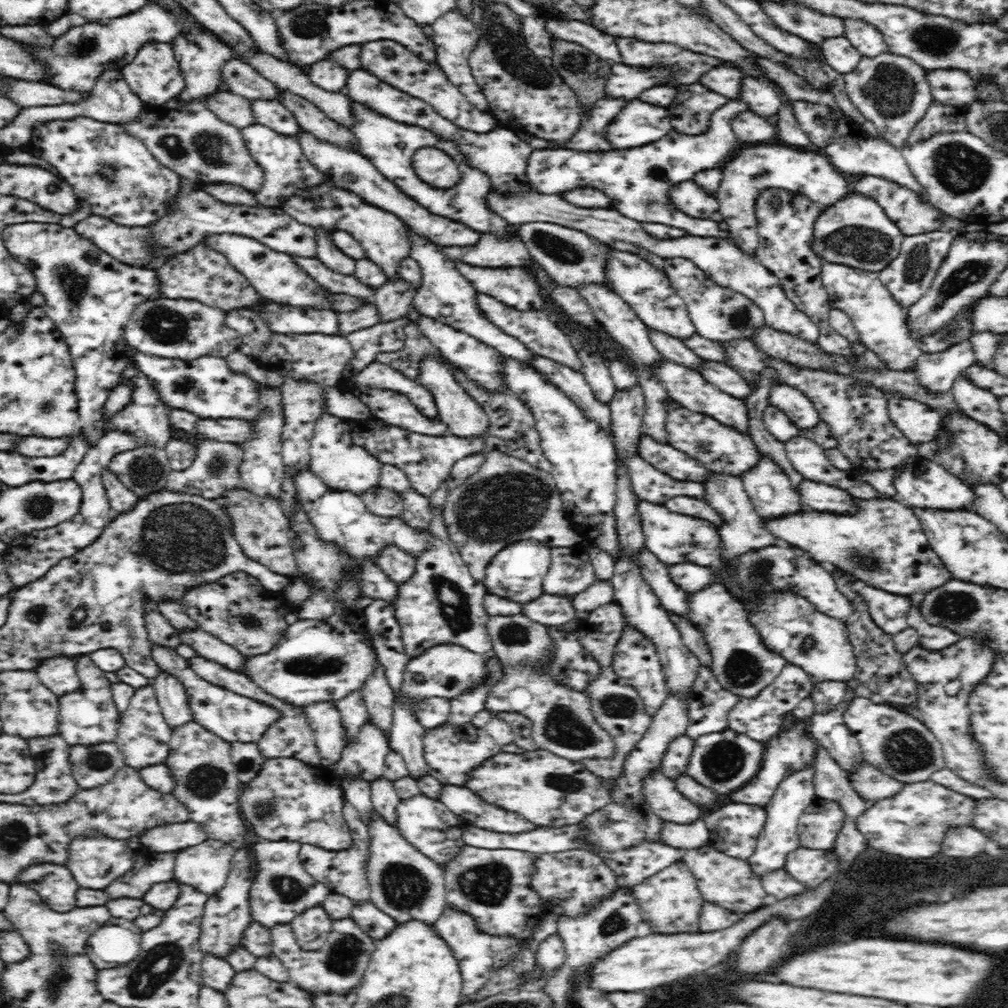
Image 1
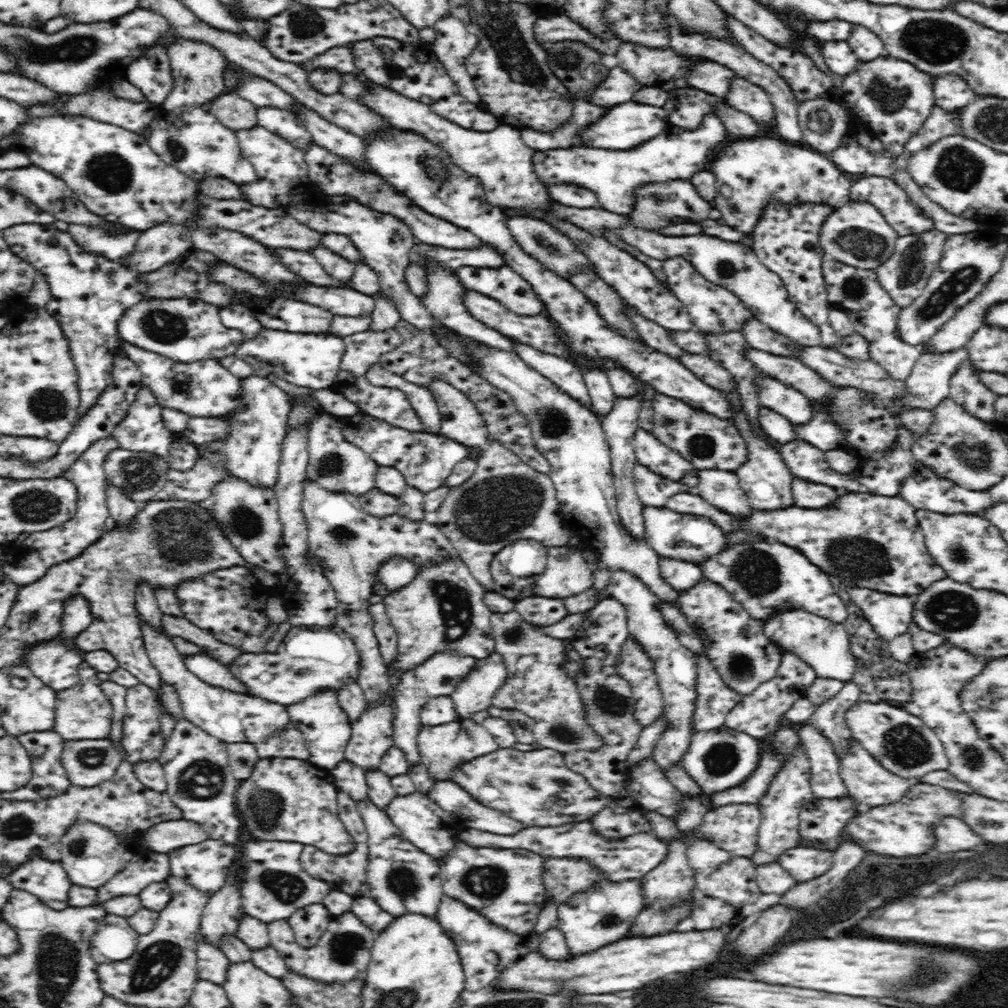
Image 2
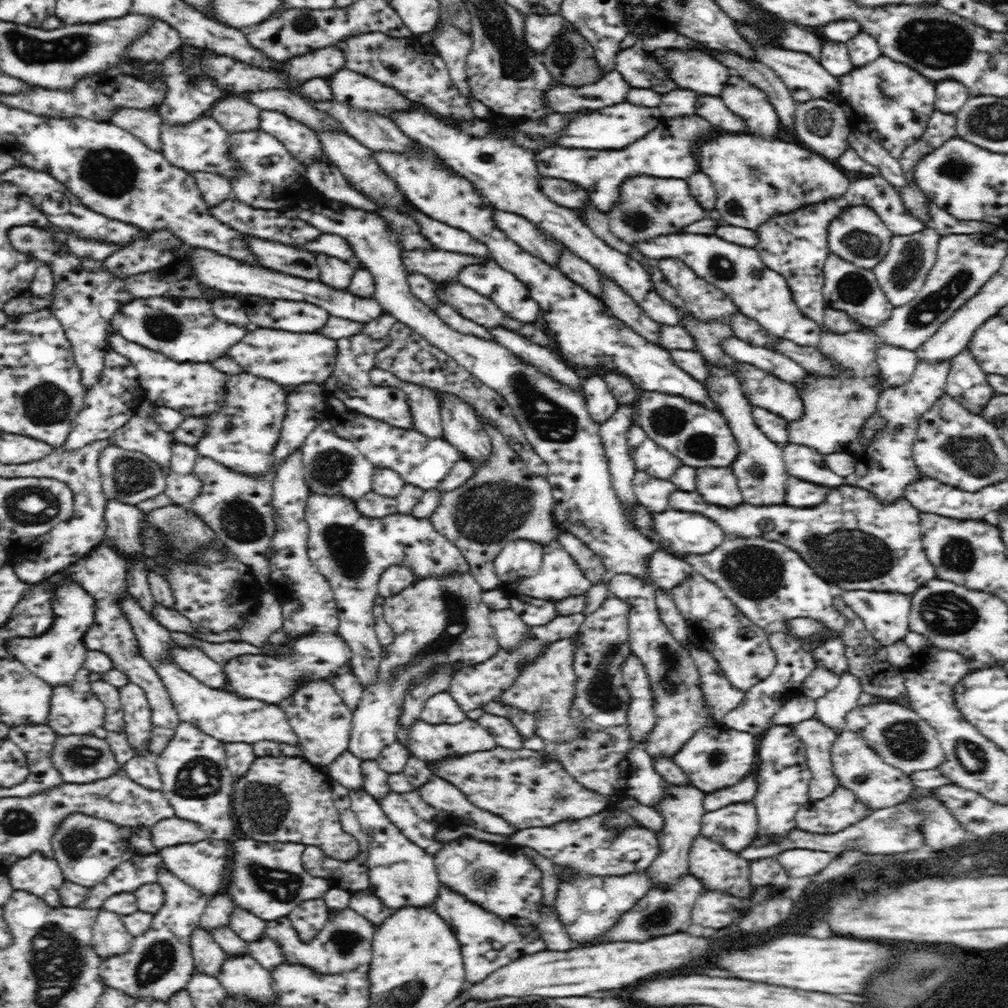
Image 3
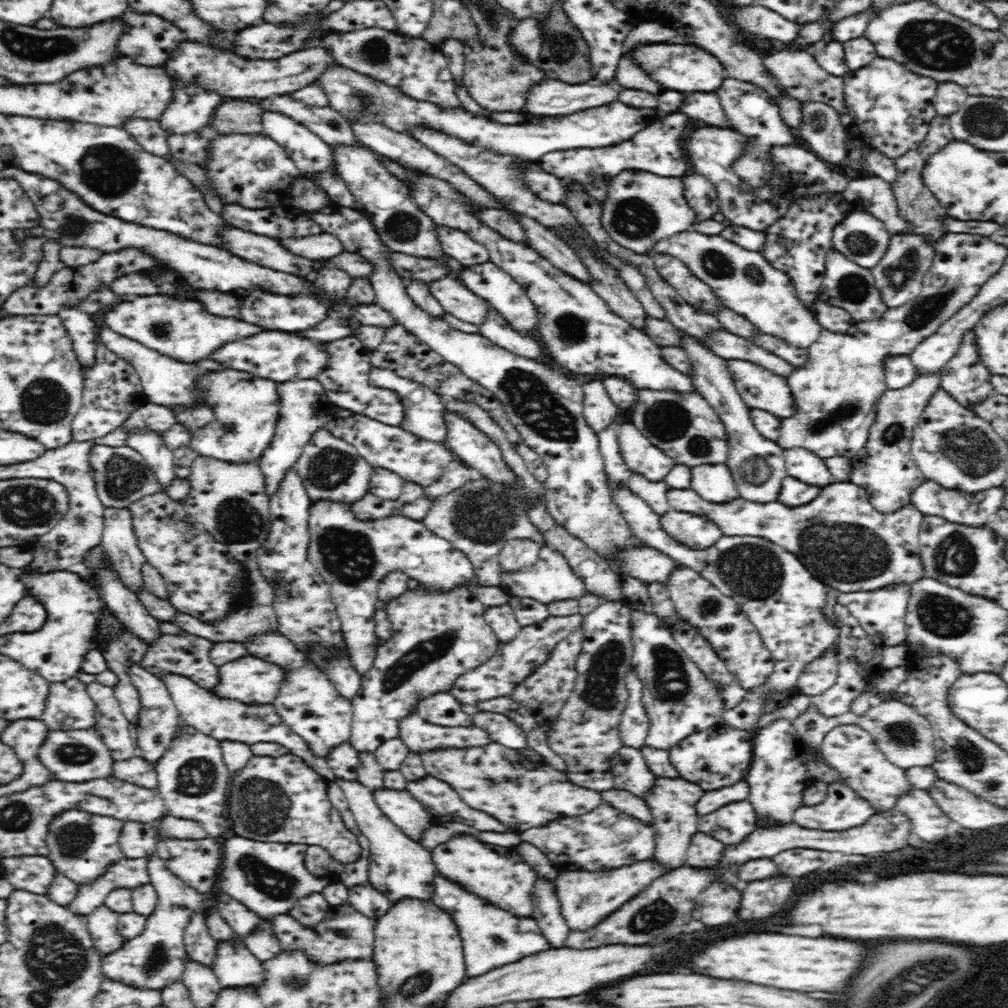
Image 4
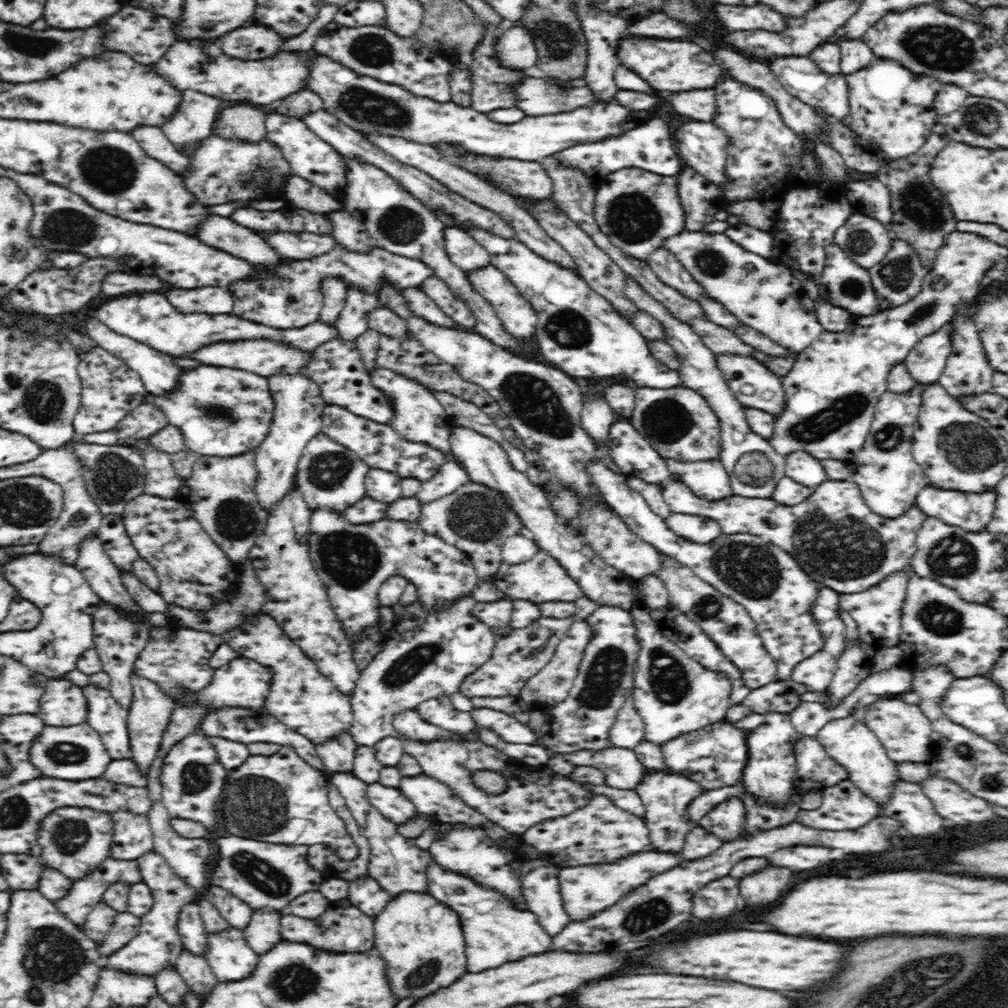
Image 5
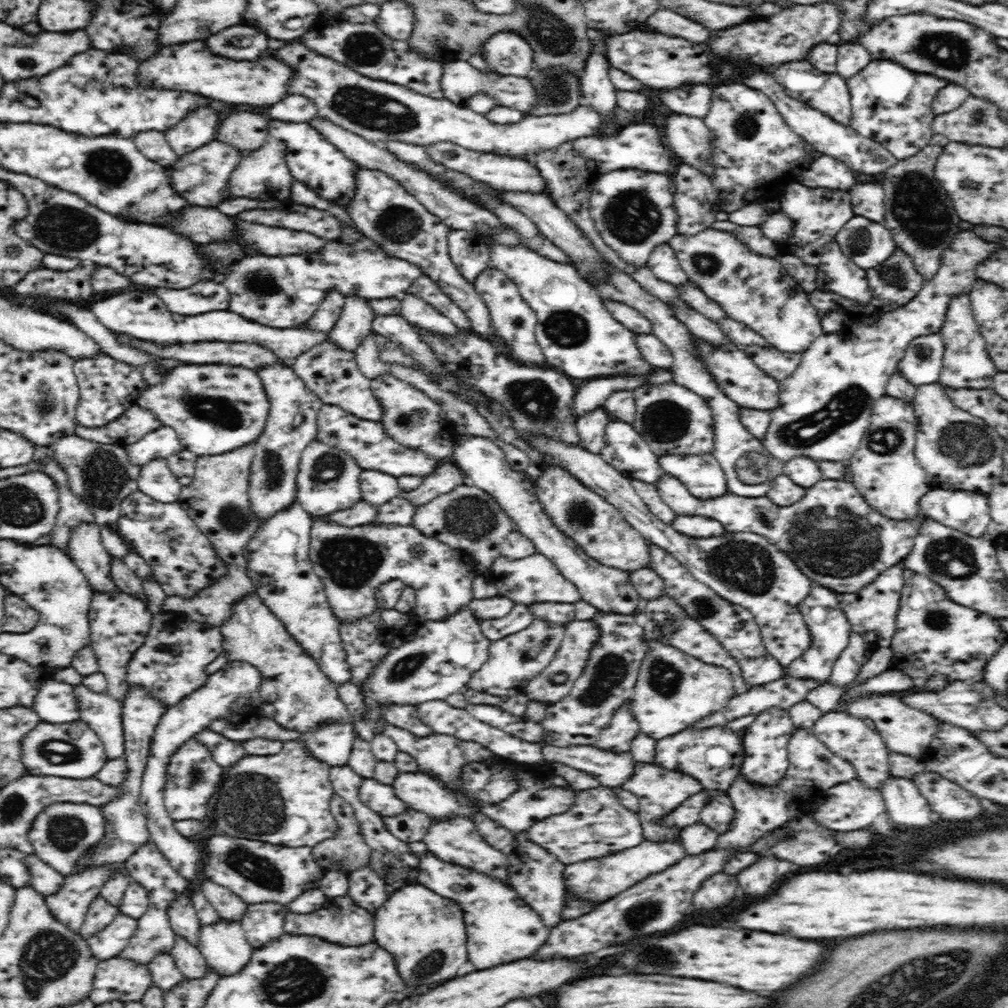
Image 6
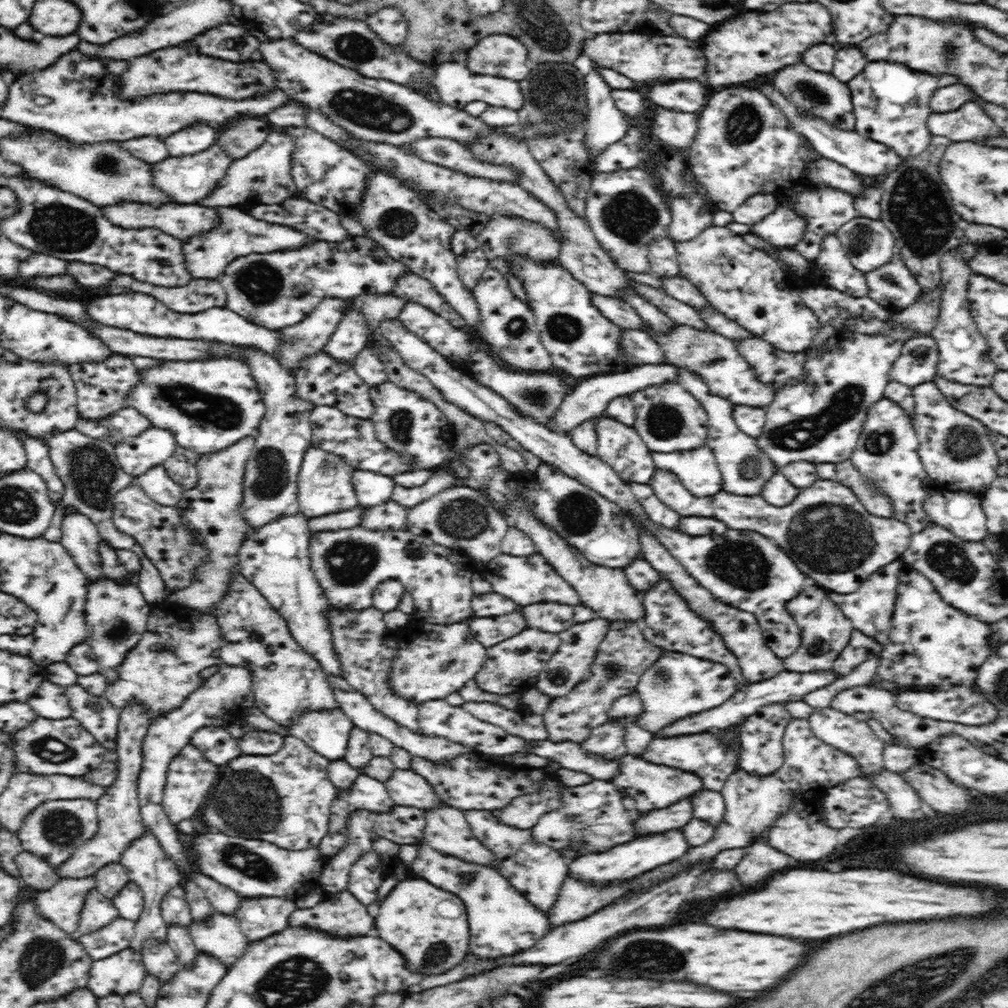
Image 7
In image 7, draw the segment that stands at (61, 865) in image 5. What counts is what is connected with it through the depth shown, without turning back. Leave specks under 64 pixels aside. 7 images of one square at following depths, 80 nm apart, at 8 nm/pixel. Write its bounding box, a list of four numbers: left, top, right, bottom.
[16,800,97,868]

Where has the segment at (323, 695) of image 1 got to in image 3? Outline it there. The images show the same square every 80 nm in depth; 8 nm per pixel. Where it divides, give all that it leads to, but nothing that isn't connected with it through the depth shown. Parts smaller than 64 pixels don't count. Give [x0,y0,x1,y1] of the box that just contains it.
[223,634,352,704]

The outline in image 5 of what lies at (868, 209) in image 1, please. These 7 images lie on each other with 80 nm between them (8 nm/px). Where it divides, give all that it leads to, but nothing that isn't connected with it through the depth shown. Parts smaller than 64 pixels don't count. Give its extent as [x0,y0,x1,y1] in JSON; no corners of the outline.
[834,214,892,268]

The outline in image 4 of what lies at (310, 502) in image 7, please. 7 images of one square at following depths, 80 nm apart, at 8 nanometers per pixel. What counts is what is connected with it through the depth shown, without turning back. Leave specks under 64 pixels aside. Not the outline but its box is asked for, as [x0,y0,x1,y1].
[295,428,374,504]

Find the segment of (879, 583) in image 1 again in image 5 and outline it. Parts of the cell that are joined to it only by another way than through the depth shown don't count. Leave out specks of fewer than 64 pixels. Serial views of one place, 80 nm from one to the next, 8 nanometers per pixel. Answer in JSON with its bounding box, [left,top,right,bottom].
[662,478,927,594]

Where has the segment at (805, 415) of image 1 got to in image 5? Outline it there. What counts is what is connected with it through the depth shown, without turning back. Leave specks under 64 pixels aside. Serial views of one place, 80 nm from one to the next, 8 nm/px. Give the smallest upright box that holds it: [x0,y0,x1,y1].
[715,353,786,415]

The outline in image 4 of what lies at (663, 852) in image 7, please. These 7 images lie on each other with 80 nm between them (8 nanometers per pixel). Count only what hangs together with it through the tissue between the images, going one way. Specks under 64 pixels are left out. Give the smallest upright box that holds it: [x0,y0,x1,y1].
[554,858,664,931]

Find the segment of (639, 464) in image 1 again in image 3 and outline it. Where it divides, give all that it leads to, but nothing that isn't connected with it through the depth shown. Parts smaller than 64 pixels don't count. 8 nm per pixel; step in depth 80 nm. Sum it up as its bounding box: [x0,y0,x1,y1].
[633,470,677,513]

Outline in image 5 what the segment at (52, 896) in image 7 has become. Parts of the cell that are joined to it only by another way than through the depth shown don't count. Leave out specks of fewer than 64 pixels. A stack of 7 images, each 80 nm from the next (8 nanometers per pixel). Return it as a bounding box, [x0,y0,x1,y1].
[53,858,142,927]

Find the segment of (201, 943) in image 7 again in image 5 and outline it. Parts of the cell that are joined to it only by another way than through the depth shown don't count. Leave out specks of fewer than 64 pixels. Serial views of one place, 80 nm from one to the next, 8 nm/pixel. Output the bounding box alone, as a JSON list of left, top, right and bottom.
[205,927,259,982]

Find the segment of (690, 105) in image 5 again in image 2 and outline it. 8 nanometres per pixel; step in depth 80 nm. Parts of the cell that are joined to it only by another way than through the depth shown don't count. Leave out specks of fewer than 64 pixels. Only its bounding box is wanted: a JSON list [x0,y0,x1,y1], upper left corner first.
[710,102,766,138]

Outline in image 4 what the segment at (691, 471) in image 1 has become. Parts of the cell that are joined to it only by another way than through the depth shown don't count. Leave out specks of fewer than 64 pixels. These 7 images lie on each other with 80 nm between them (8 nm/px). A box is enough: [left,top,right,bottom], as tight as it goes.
[617,422,675,482]

